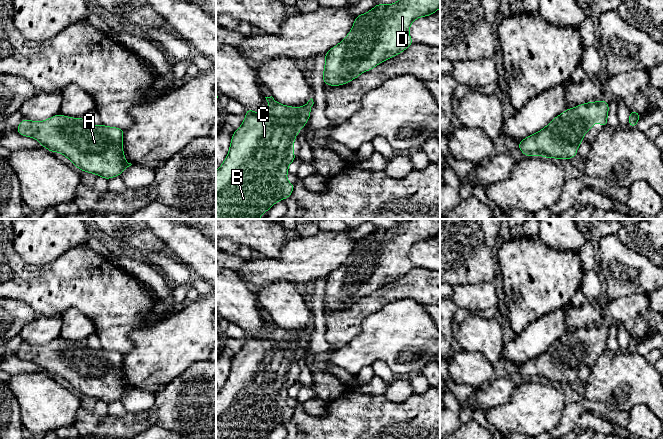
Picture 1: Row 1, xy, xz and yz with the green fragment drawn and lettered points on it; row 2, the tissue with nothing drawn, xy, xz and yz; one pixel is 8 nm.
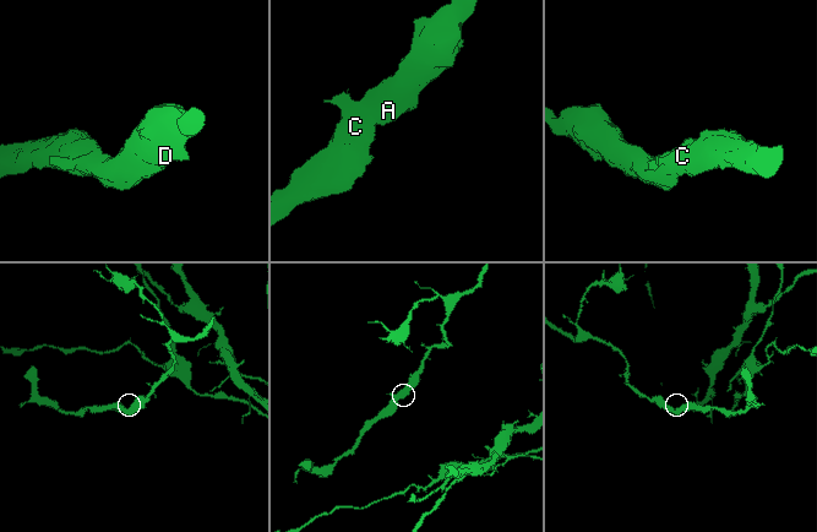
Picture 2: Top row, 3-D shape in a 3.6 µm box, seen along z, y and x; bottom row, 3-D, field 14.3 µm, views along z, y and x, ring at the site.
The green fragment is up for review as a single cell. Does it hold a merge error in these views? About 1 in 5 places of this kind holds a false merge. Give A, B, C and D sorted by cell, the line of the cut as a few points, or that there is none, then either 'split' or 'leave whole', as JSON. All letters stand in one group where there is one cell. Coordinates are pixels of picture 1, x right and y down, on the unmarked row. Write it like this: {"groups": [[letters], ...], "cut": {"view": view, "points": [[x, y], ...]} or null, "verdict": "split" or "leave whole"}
{"groups": [["A", "B", "C", "D"]], "cut": null, "verdict": "leave whole"}

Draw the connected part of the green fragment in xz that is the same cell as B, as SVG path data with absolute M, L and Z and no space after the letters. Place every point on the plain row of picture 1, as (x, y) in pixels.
M272 320L265 322L269 327L269 337L260 339L246 332L246 341L240 352L234 355L228 379L216 396L216 439L262 439L293 416L294 408L286 403L289 388L298 382L293 379L293 368L296 359L309 344L314 326L311 322L303 331L289 331L277 327Z

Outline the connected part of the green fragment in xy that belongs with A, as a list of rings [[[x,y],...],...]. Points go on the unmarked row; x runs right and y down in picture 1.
[[[61,338],[45,344],[23,343],[16,355],[38,364],[51,376],[65,379],[79,394],[106,404],[120,400],[129,390],[123,377],[124,354],[88,347],[84,342]]]

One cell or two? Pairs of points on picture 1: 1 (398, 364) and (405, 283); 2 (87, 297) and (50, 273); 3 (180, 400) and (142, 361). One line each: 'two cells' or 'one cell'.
1: two cells
2: one cell
3: two cells

